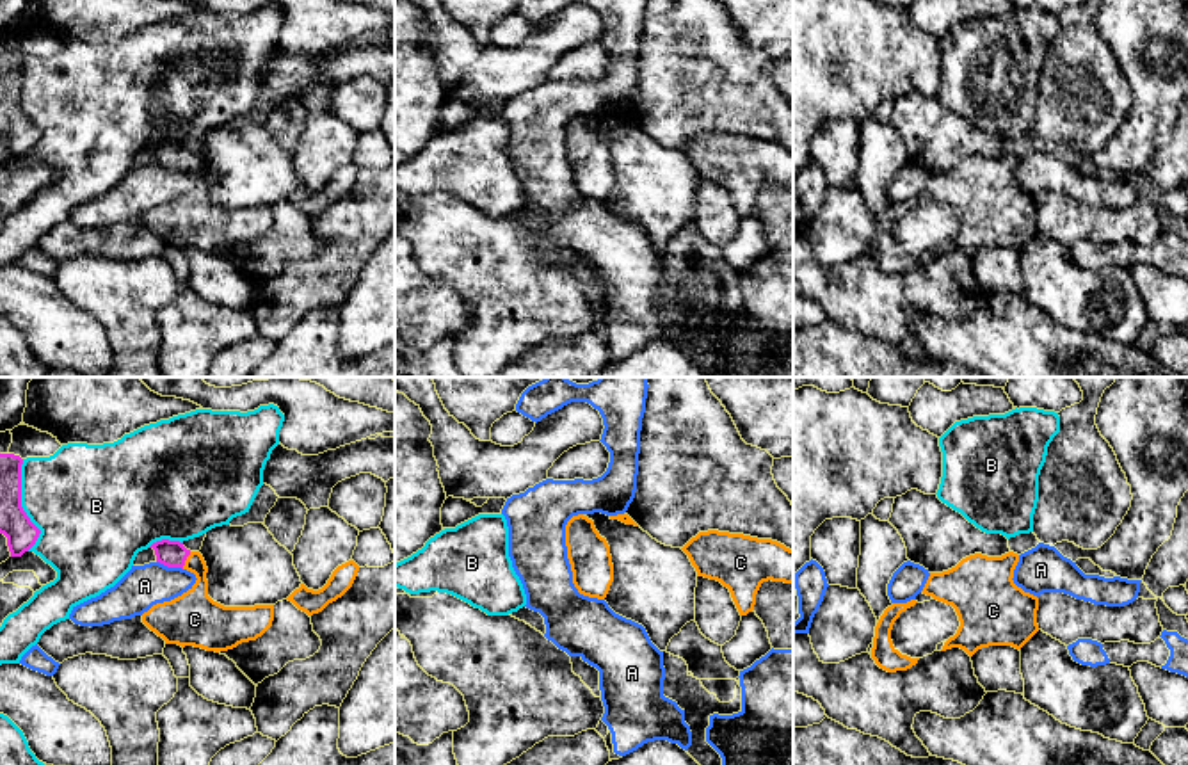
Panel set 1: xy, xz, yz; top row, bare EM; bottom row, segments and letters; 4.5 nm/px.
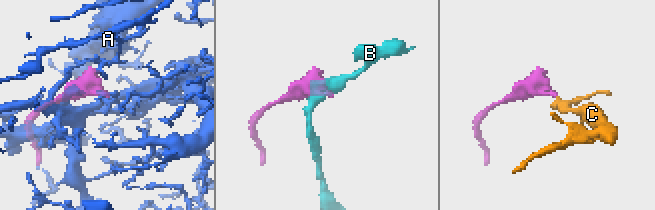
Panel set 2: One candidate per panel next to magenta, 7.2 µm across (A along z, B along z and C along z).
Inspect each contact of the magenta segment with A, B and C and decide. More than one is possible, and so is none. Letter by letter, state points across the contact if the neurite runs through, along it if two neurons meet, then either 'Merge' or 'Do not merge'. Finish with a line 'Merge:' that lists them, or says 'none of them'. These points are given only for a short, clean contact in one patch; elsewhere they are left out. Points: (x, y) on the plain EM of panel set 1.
A: Do not merge
B: Do not merge
C: Path across: xy (173, 155), (185, 161), (200, 175), (194, 214). Merge
Merge: C

